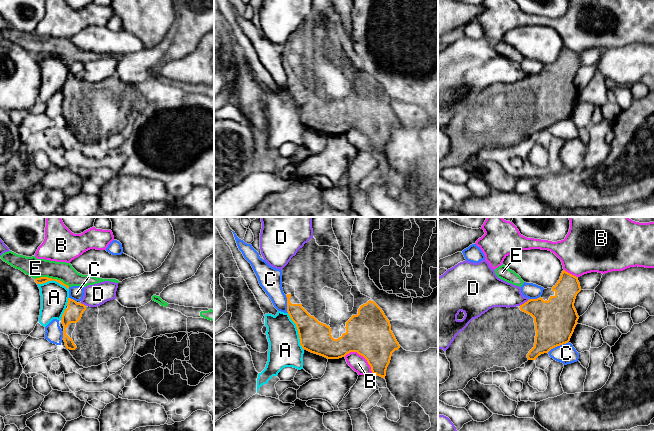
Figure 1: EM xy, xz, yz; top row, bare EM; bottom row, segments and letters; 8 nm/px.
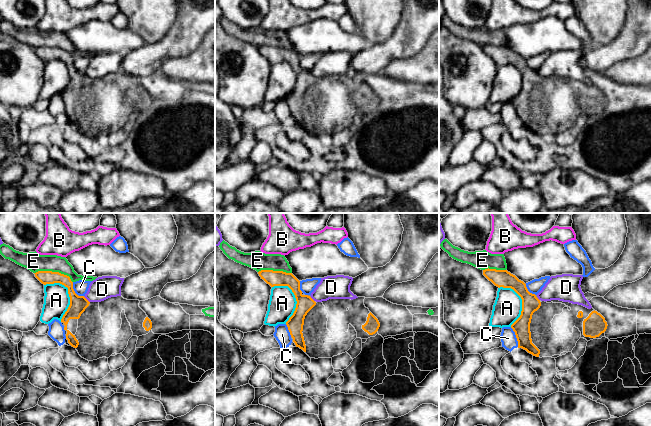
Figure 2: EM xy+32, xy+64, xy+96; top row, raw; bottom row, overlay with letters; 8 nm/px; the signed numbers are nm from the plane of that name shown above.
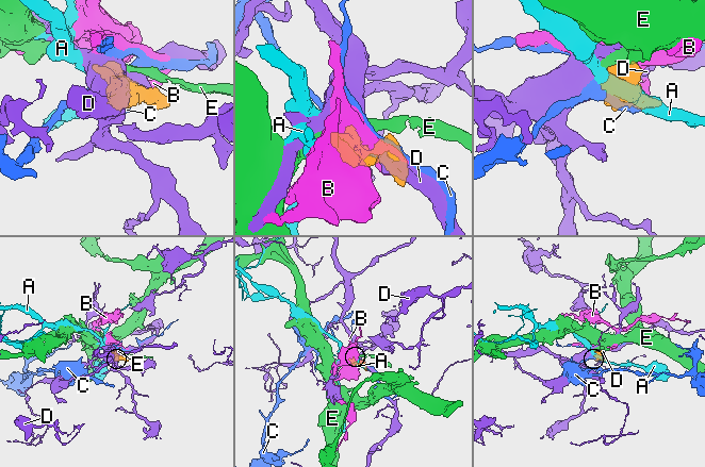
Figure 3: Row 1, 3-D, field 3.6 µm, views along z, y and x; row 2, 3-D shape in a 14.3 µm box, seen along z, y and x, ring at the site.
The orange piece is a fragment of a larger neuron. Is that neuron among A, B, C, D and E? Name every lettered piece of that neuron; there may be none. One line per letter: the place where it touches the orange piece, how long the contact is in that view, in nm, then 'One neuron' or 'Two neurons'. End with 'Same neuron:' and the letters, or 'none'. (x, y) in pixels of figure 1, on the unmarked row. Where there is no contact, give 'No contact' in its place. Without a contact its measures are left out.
A: Touches orange at xz (298, 107). Shared border 320 nm. Two neurons
B: Touches orange at xz (362, 131). Shared border 280 nm. Two neurons
C: Touches orange at yz (557, 121). Shared border 200 nm. Two neurons
D: Touches orange at yz (524, 79). Shared border 90 nm. Two neurons
E: Touches orange at xy (51, 54). Shared border 280 nm. Two neurons
Same neuron: none

